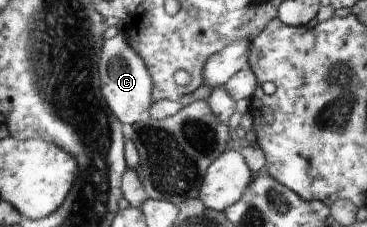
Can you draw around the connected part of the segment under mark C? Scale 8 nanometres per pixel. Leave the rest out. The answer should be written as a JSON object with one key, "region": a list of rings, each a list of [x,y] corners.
{"region":[[[121,30],[113,39],[105,42],[103,48],[103,59],[101,59],[101,75],[103,81],[103,93],[115,115],[123,121],[134,126],[143,119],[143,115],[153,105],[153,91],[155,91],[155,79],[143,61],[143,57],[129,45],[127,35]]]}

